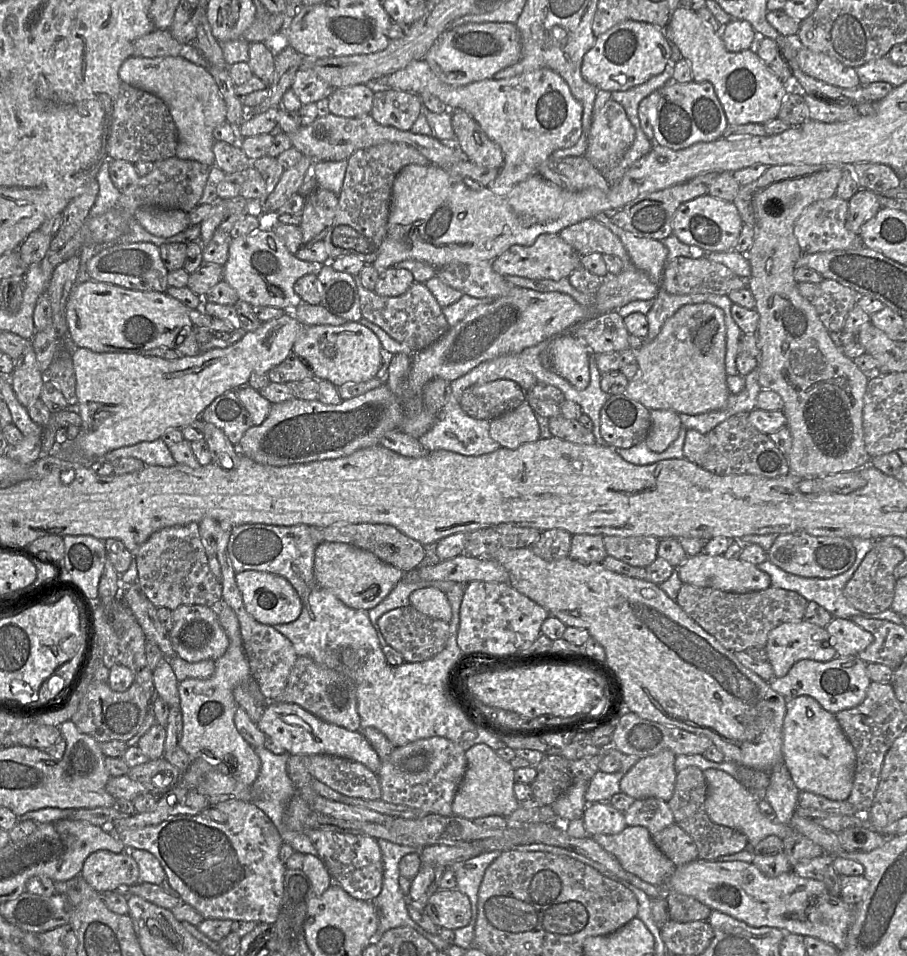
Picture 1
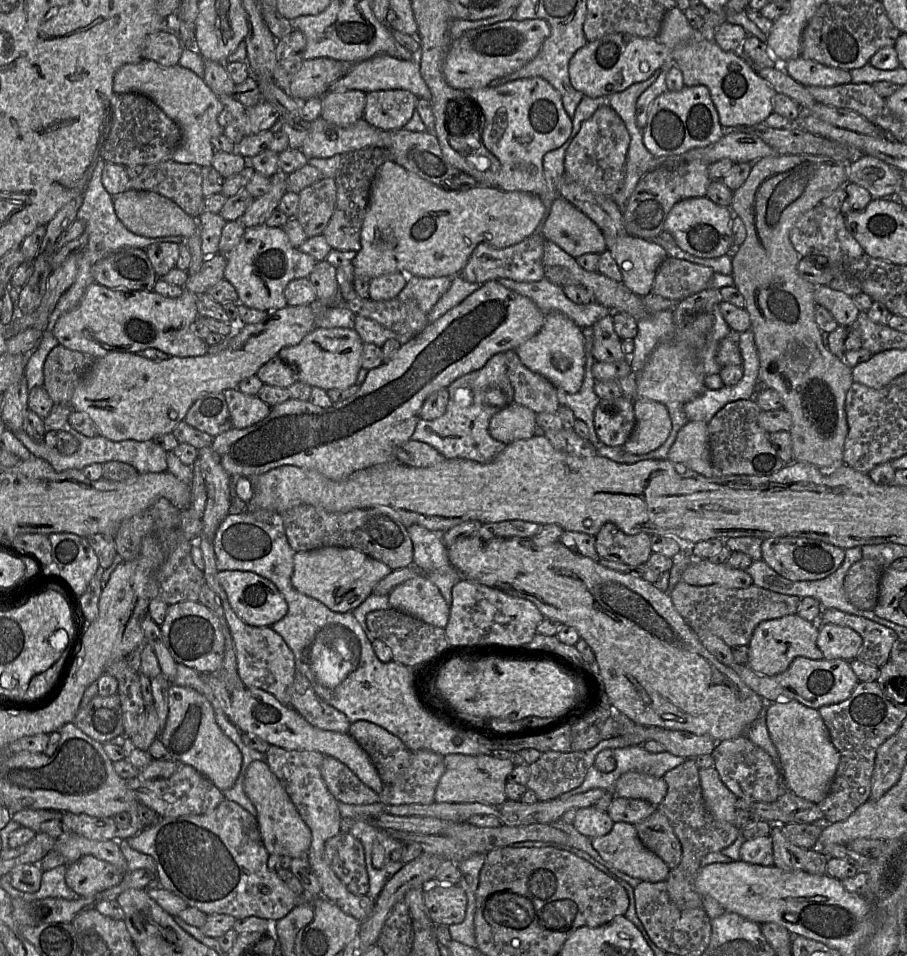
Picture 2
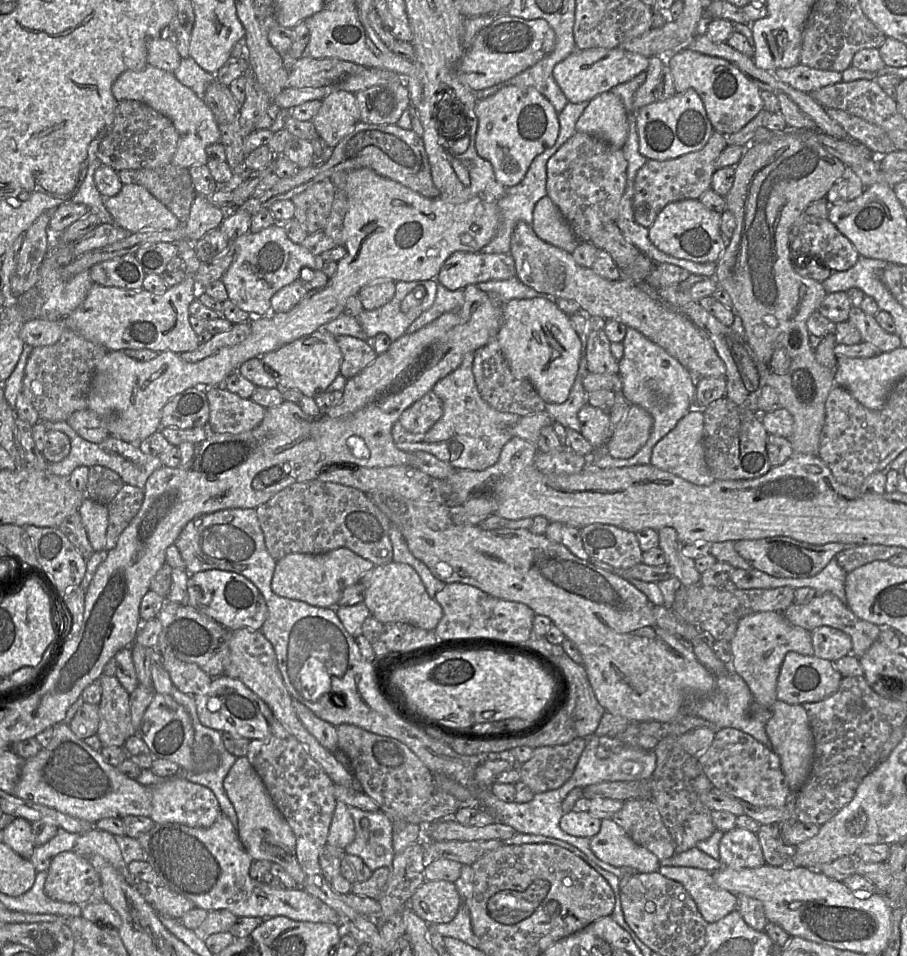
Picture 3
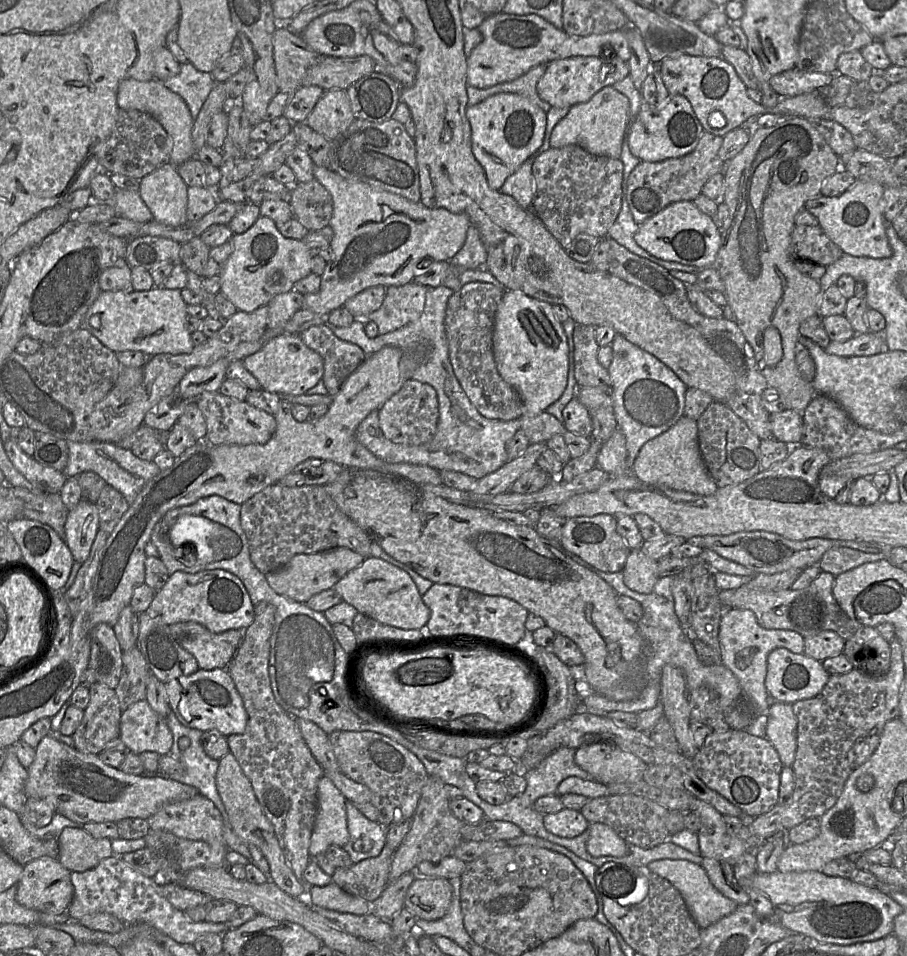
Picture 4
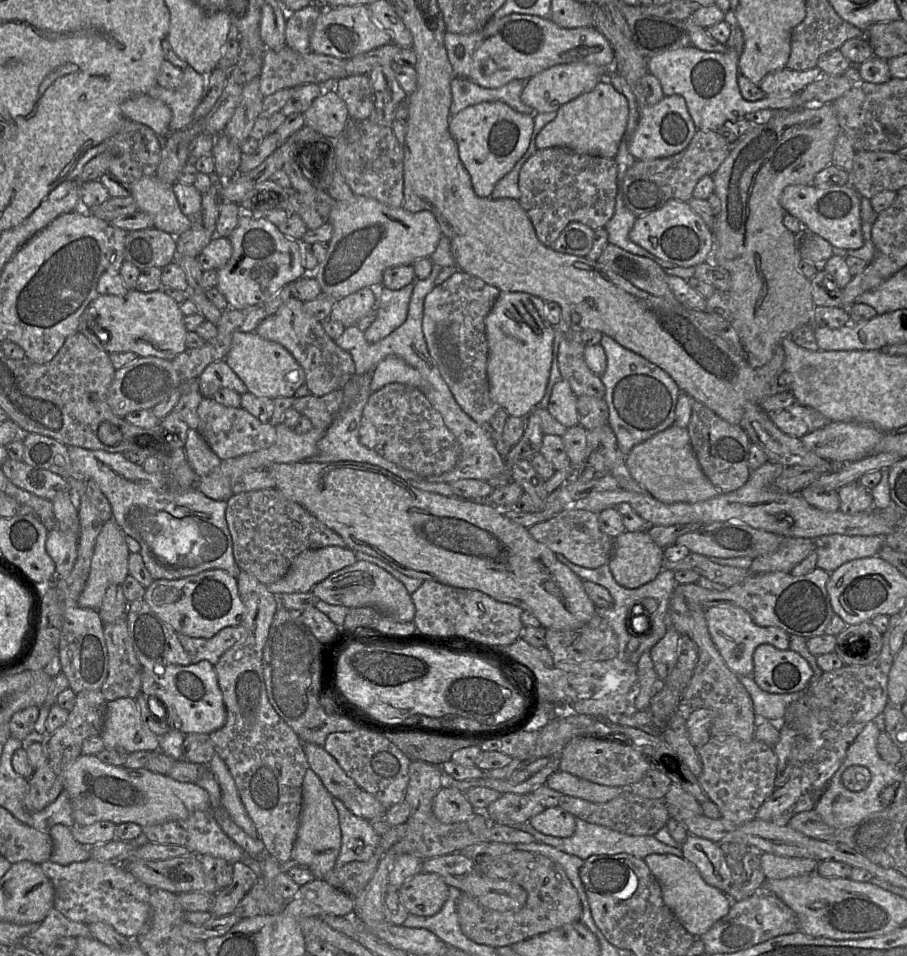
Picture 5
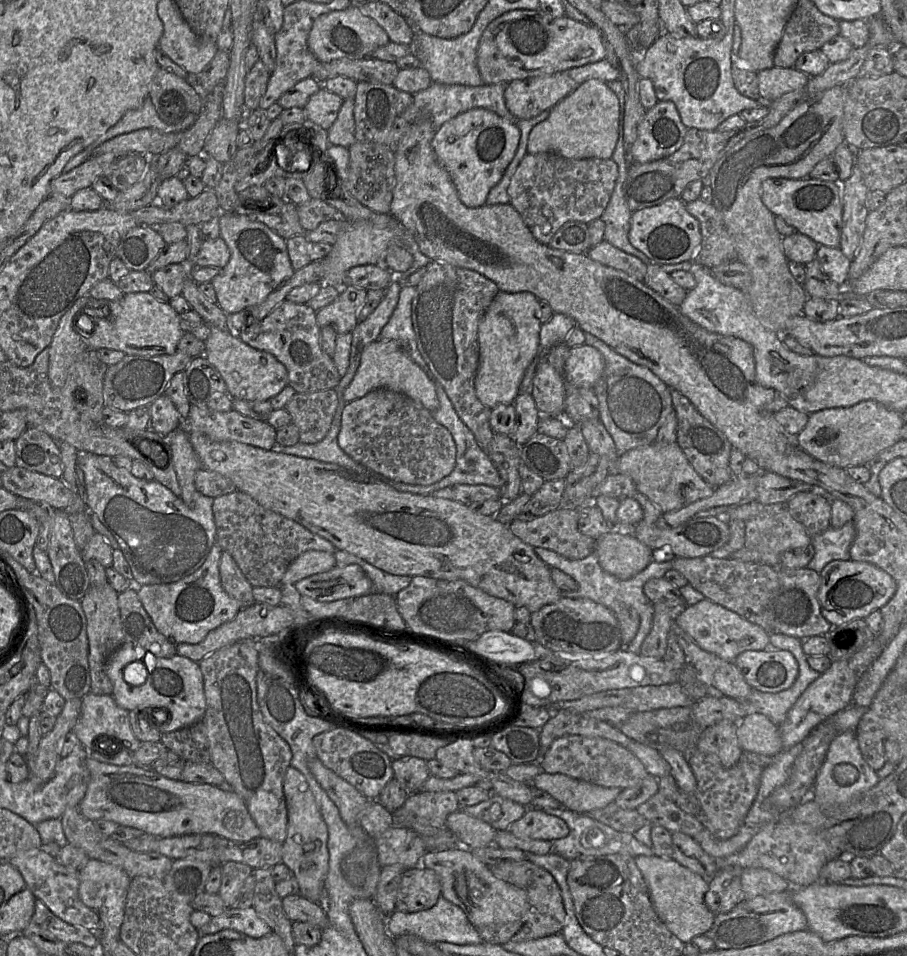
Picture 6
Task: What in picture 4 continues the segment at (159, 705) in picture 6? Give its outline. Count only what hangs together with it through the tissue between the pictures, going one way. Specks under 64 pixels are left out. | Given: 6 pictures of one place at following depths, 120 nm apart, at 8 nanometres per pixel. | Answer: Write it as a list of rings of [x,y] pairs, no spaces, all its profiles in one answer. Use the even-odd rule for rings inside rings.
[[[226,669],[202,670],[165,683],[168,704],[176,718],[186,727],[206,732],[217,730],[225,736],[242,734],[248,722],[243,700]]]

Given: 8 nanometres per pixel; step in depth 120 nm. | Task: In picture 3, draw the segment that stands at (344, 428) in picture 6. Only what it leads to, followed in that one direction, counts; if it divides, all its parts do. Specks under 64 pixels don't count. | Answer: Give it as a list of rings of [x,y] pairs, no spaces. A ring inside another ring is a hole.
[[[429,391],[403,411],[398,422],[408,432],[419,434],[428,431],[443,415],[443,403]]]

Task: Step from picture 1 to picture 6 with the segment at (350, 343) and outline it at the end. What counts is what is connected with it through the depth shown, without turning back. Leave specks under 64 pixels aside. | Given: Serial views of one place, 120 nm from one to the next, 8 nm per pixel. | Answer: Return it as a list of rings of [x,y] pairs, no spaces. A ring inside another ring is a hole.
[[[210,326],[210,330],[203,356],[219,372],[232,399],[269,401],[288,386],[287,370],[272,354],[250,347],[228,330],[215,326]]]

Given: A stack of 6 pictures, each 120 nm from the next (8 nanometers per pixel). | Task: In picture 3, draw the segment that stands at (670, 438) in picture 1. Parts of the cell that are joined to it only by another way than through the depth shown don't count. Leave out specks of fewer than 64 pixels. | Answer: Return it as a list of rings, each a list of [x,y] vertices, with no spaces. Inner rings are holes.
[[[631,405],[604,446],[617,459],[633,457],[648,441],[653,426],[652,416],[642,407]]]

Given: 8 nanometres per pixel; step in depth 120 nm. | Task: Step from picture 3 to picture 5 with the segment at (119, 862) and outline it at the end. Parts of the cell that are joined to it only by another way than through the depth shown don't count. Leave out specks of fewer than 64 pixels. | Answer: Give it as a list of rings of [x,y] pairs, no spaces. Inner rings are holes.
[[[62,824],[54,825],[49,834],[52,839],[50,860],[60,865],[69,865],[91,858],[90,847],[79,843],[73,836],[71,828]]]

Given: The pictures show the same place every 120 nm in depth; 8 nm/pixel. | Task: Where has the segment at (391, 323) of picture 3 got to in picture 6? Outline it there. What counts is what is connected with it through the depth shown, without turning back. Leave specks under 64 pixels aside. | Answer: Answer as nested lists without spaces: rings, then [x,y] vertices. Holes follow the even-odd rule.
[[[393,279],[384,289],[384,297],[376,309],[363,321],[359,321],[352,331],[348,373],[355,373],[359,367],[361,353],[370,343],[378,340],[381,330],[393,314],[402,289],[402,283]]]

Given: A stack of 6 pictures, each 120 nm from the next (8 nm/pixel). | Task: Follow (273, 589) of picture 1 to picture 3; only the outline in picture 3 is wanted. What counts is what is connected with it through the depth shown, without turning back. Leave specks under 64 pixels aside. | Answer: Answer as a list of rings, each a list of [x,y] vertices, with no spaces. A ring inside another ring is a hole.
[[[214,569],[188,573],[186,596],[180,603],[195,608],[228,631],[241,628],[260,631],[267,617],[266,602],[259,589],[246,577],[230,571]]]

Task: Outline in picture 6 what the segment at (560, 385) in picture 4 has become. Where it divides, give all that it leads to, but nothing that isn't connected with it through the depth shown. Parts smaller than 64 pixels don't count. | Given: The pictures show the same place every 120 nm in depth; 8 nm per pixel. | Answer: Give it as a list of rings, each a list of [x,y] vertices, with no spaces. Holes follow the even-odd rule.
[[[498,291],[480,320],[475,392],[480,402],[491,409],[500,404],[513,404],[525,371],[539,352],[539,333],[542,325],[536,317],[539,302],[530,292]]]

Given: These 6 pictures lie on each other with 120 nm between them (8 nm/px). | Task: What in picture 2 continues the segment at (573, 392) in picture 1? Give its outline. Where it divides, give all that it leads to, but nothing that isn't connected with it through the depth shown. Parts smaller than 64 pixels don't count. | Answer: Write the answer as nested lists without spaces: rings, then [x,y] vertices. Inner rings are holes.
[[[591,327],[582,329],[584,336],[585,366],[584,378],[580,390],[575,394],[568,394],[562,388],[557,389],[557,397],[561,406],[570,408],[575,419],[582,420],[588,426],[588,440],[597,449],[602,446],[602,442],[597,437],[594,428],[594,411],[598,403],[599,397],[594,391],[595,378],[593,376],[593,365],[595,359],[592,354],[593,347],[593,331]]]

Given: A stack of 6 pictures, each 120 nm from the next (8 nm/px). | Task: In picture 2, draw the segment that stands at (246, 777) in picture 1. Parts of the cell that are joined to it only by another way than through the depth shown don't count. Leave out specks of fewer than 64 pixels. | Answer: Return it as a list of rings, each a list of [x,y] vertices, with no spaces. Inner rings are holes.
[[[171,685],[169,713],[158,739],[176,762],[194,767],[220,791],[224,792],[234,786],[240,774],[242,754],[237,745],[220,729],[212,704],[195,689]]]

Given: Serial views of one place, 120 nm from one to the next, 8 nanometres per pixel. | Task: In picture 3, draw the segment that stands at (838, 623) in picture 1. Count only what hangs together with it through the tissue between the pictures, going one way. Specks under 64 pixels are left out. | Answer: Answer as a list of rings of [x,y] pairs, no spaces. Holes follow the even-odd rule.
[[[821,626],[811,632],[814,656],[834,662],[852,652],[852,640],[843,631]]]

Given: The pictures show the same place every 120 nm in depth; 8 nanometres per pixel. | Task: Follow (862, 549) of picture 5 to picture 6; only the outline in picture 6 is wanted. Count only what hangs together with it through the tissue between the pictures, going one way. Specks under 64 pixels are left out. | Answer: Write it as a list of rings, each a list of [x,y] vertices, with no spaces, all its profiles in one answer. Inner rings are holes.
[[[852,521],[842,527],[829,527],[815,535],[810,543],[814,555],[807,568],[820,573],[823,568],[835,560],[851,560],[850,548],[855,539],[856,530]]]

